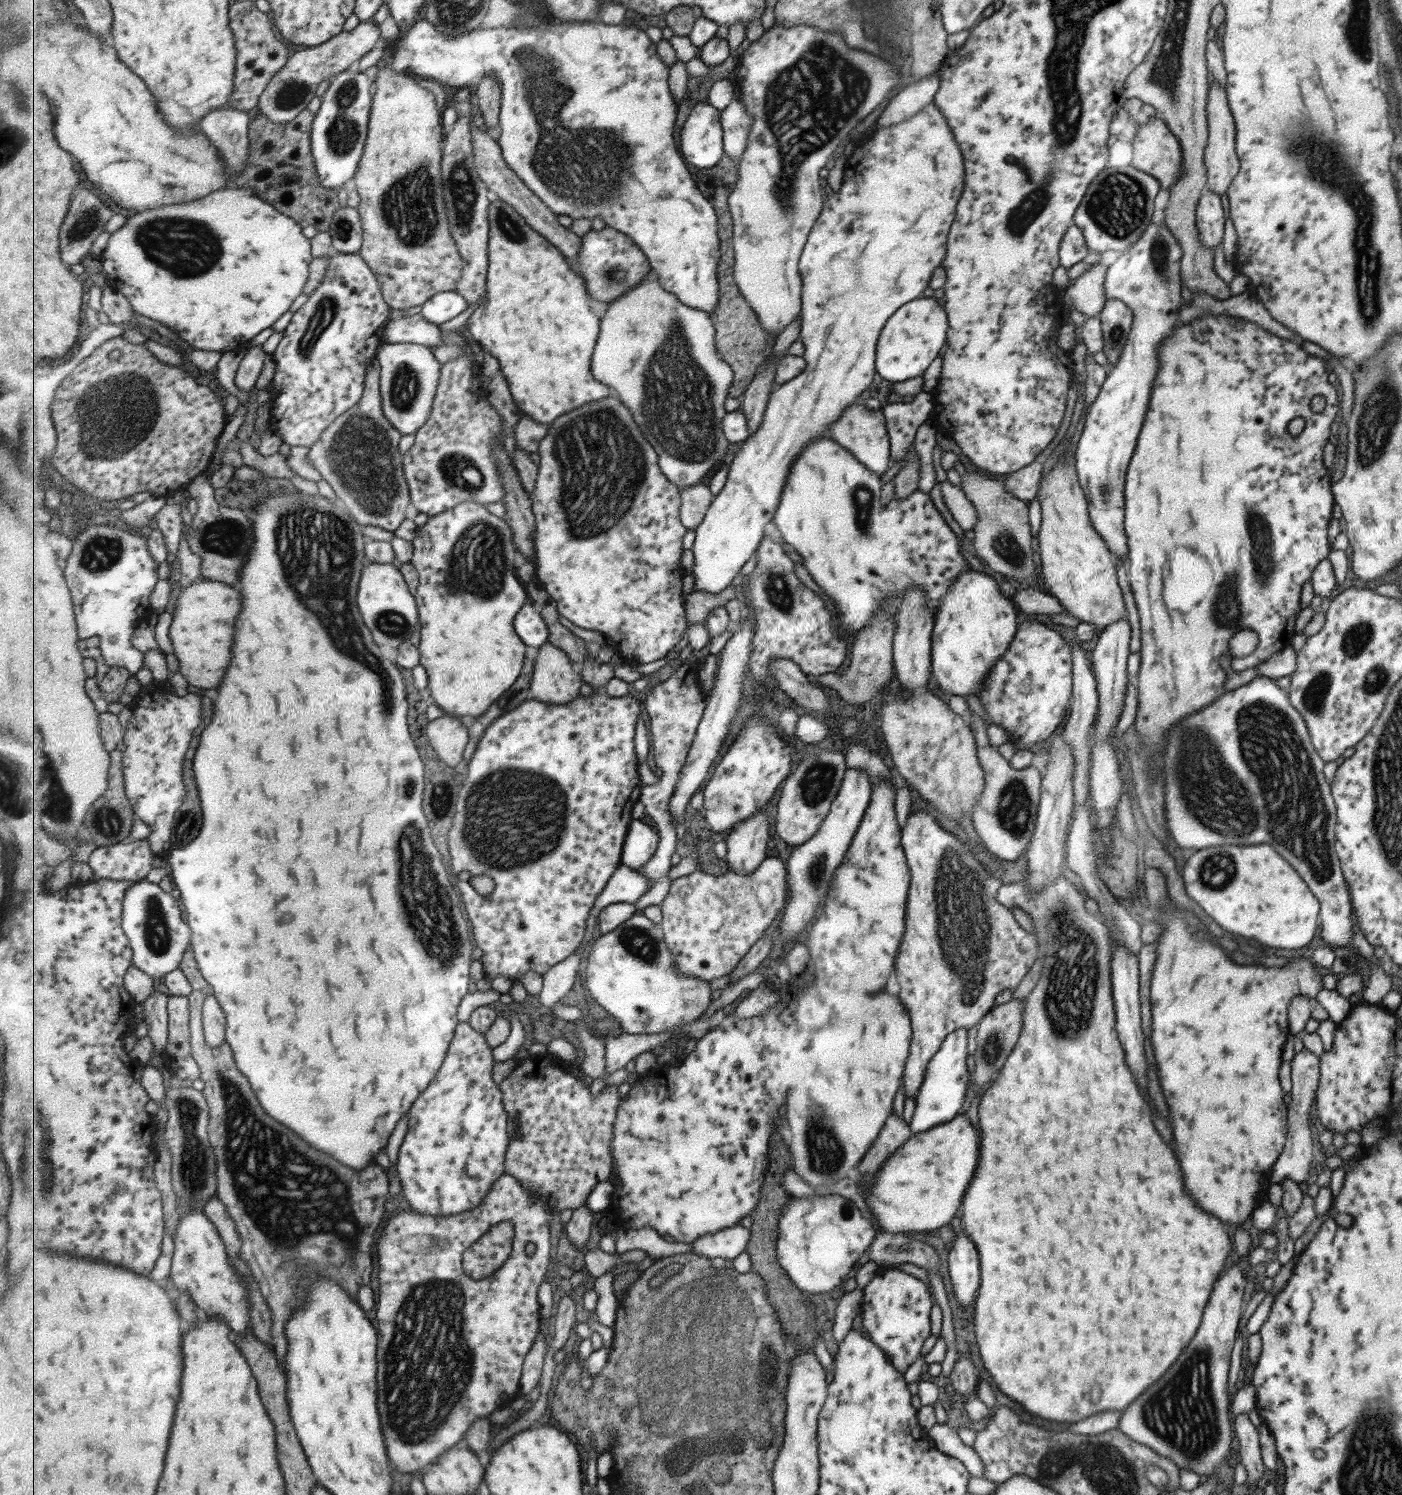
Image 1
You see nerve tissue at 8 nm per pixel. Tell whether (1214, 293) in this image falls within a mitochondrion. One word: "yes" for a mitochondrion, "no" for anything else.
no

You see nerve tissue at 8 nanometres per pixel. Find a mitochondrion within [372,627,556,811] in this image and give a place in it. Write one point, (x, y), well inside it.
(443, 794)

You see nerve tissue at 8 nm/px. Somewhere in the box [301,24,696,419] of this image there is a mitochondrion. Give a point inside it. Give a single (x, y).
(593, 166)

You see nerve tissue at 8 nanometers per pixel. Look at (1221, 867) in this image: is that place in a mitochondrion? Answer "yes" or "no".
yes

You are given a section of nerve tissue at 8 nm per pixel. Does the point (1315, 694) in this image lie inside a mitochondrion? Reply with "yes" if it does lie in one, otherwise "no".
yes

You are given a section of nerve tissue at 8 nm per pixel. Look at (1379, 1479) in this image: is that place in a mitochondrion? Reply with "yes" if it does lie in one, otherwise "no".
yes

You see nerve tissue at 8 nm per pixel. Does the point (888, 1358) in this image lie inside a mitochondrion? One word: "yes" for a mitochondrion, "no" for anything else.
no

